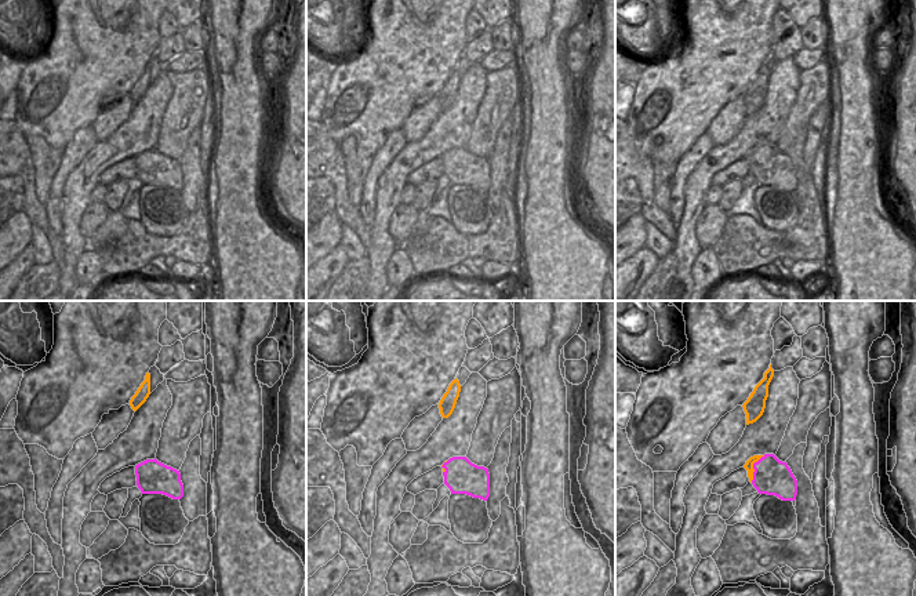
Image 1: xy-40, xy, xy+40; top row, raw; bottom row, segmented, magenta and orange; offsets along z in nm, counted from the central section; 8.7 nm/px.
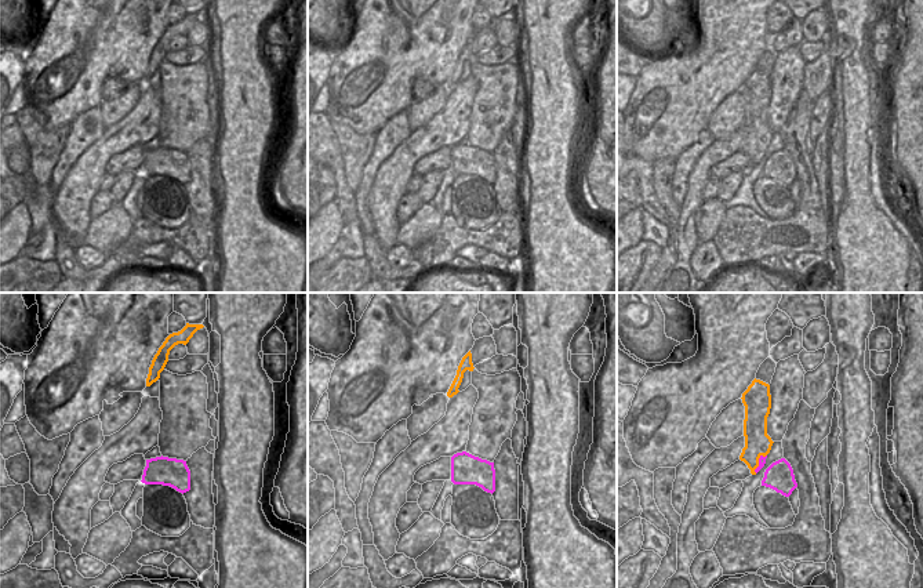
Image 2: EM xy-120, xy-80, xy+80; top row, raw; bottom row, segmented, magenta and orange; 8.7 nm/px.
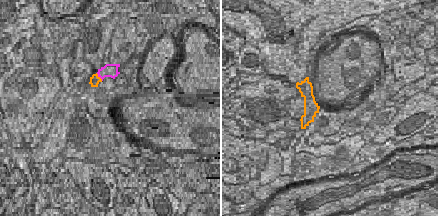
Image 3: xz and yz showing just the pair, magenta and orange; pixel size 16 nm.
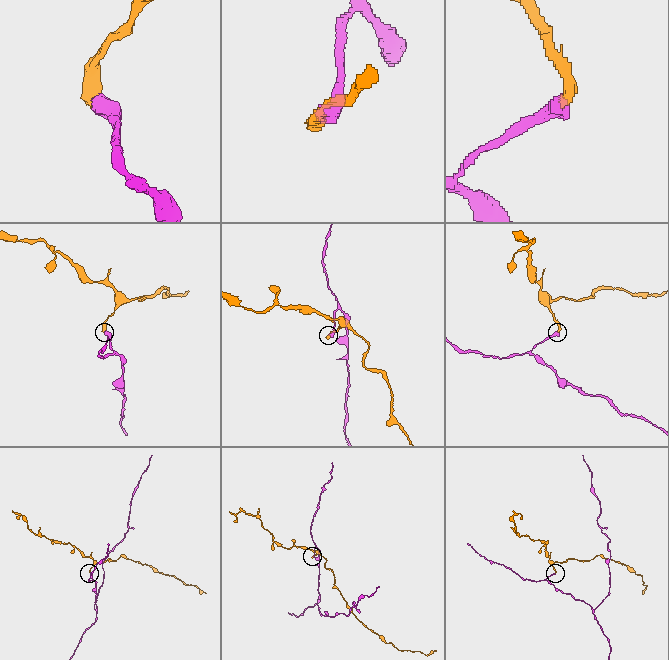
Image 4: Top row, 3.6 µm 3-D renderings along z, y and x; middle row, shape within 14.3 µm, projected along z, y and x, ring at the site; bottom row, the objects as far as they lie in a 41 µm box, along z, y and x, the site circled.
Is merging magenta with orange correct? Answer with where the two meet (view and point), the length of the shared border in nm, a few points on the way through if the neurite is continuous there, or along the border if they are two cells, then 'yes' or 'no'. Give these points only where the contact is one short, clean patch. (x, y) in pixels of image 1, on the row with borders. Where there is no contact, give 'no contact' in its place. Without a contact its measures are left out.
xy+40 (753, 468) | 260 nm | along xy+40 (764, 455), (753, 464), (753, 479), (751, 482) | no

